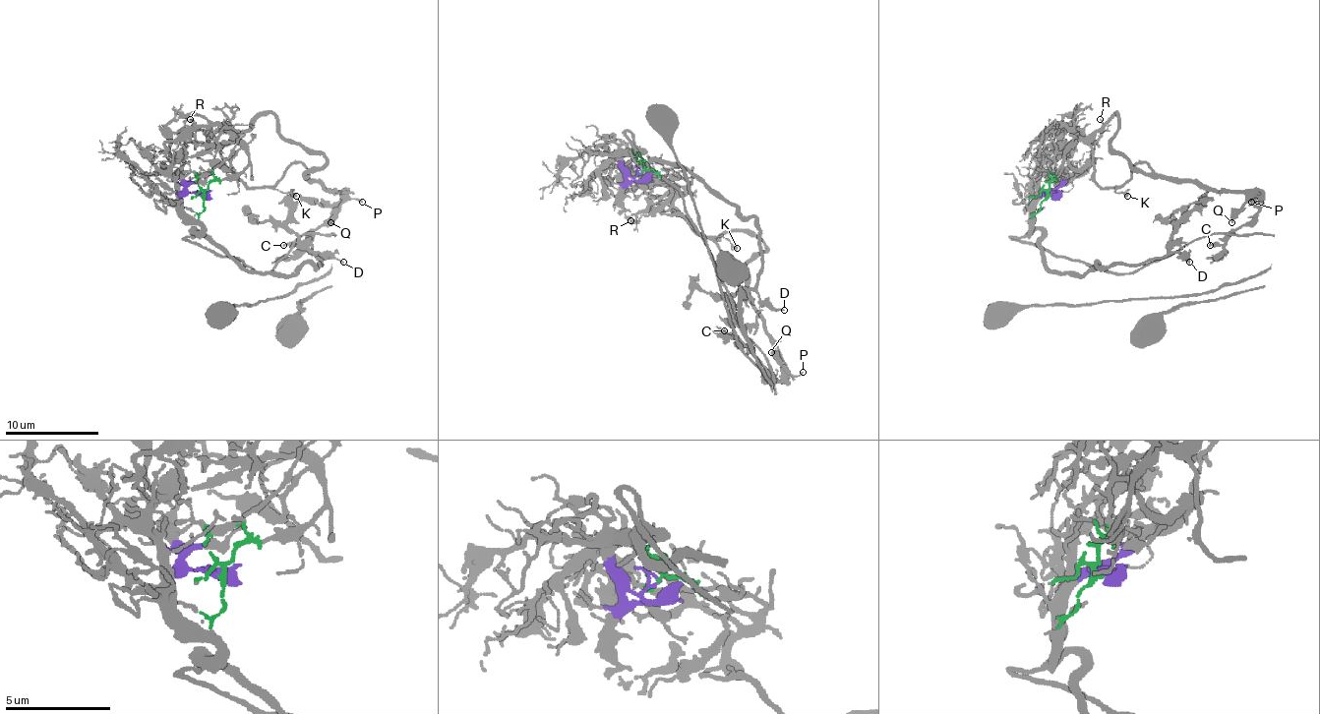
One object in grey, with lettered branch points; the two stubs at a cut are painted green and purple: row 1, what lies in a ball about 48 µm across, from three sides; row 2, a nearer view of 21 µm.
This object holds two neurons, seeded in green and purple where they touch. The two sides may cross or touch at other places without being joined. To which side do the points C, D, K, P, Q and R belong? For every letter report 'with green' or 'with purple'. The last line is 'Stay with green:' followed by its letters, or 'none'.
C: with green
D: with purple
K: with green
P: with green
Q: with green
R: with green
Stay with green: C, K, P, Q, R

